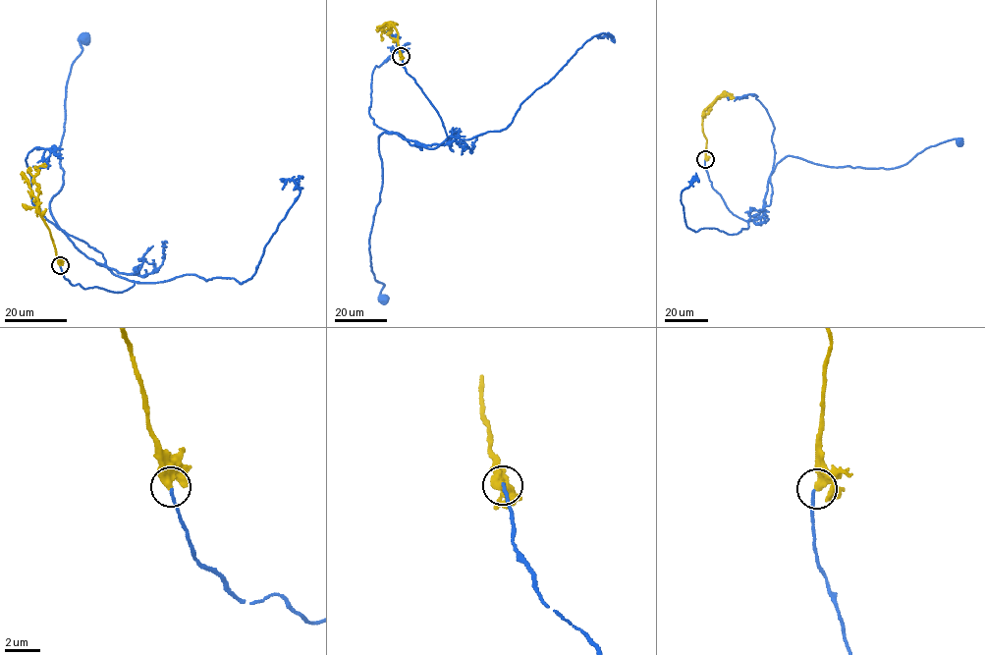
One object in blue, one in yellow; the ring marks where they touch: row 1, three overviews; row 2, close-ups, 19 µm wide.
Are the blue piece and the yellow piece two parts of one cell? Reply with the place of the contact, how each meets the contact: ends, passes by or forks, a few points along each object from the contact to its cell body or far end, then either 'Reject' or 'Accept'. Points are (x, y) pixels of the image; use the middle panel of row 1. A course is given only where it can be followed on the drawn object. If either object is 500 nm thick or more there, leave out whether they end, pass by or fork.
Place: (401, 56). Course of blue: (401, 55), (448, 137), (428, 148), (395, 133), (378, 137), (382, 184), (369, 250), (383, 300). Course of yellow: (401, 56), (398, 32), (391, 22), (389, 35), (396, 41). Reject

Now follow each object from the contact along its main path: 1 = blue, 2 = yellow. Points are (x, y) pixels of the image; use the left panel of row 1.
1: (60, 265), (84, 289), (117, 293), (134, 284), (83, 254), (49, 205), (63, 183), (67, 82), (84, 40)
2: (60, 264), (49, 229), (37, 207), (36, 168), (46, 165)

